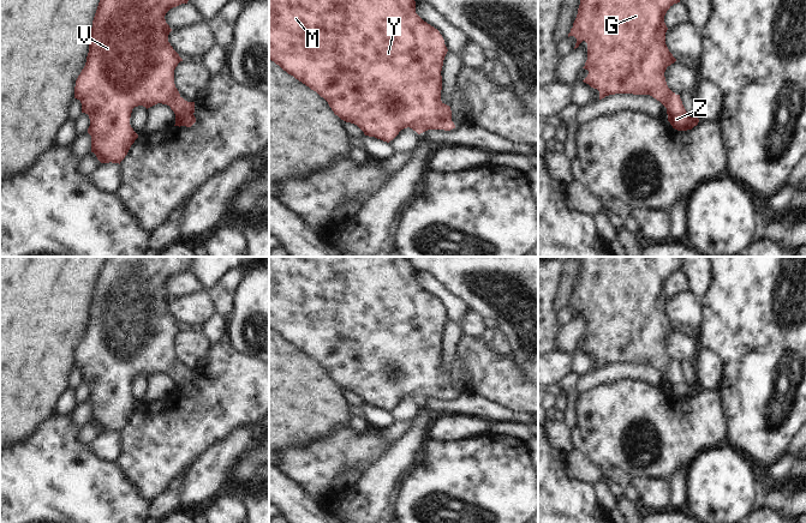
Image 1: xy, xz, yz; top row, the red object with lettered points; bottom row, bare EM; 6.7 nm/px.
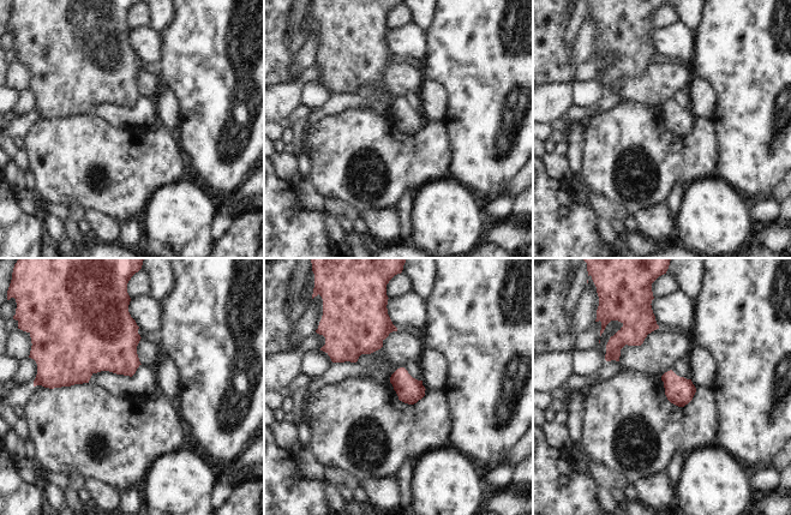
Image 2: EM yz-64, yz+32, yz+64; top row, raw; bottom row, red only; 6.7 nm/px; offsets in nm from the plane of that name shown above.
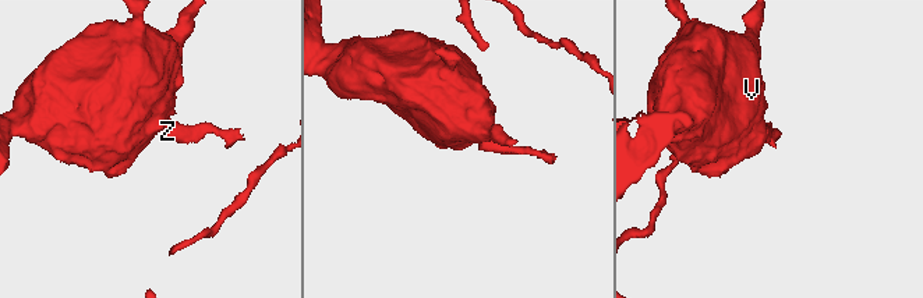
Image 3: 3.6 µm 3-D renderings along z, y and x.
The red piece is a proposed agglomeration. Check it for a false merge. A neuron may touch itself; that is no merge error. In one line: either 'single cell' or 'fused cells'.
single cell

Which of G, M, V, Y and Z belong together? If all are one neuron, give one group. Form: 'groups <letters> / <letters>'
groups G M V Y Z

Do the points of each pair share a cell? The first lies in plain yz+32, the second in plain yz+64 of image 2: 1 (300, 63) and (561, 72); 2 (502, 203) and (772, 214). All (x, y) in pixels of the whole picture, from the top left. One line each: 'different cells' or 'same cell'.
1: different cells
2: same cell

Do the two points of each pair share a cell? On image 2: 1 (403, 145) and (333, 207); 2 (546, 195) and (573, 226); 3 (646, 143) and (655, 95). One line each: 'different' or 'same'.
1: different
2: same
3: different

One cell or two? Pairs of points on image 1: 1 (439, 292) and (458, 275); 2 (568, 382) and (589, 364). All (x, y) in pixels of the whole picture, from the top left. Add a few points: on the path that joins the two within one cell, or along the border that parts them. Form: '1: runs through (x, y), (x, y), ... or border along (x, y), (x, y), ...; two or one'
1: border along (421, 271), (431, 274), (466, 305); two
2: border along (573, 372), (583, 378); two

